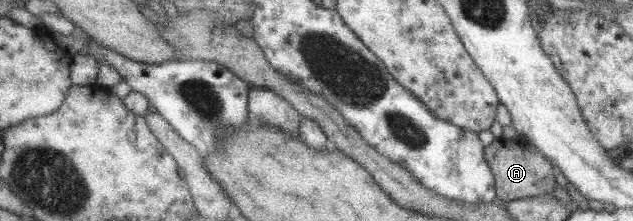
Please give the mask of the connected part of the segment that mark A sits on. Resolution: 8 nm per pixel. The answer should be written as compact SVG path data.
M502 137L500 139L494 139L489 146L483 148L483 157L495 181L495 198L503 201L511 201L538 195L553 195L556 182L548 159L545 159L544 155L538 152L534 146L531 146L522 137L516 140L507 140Z

